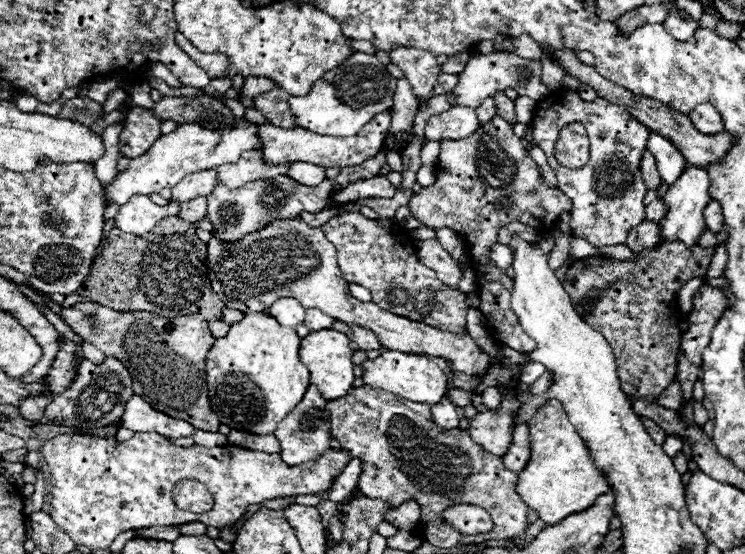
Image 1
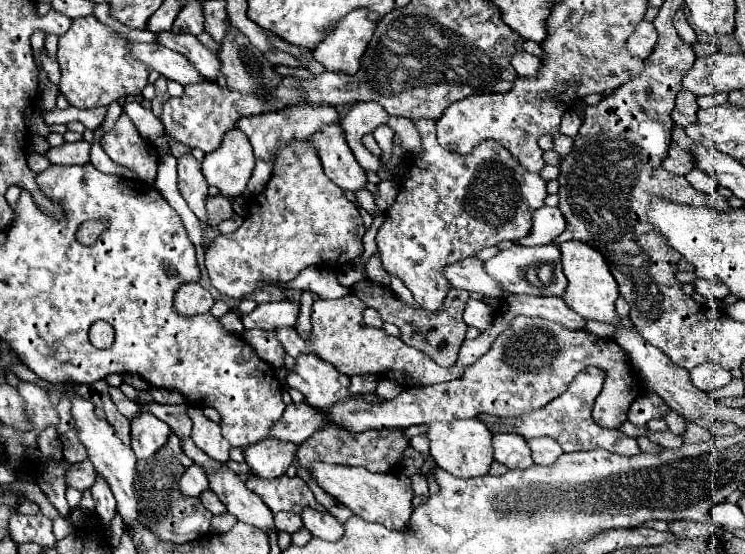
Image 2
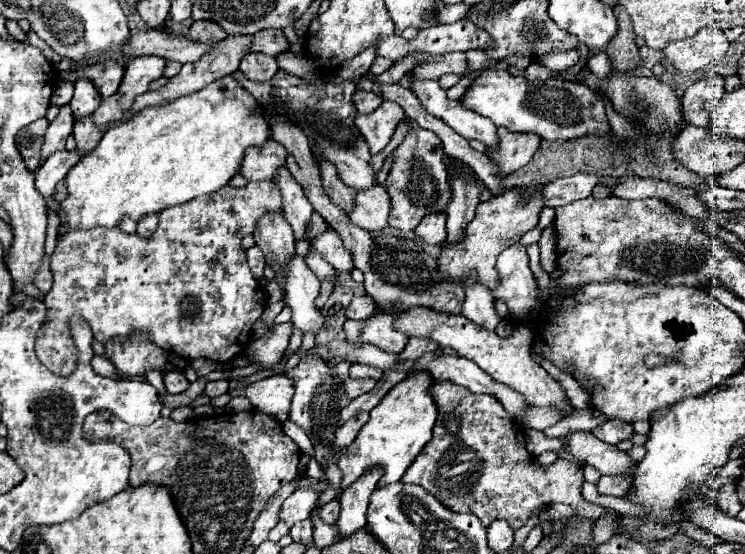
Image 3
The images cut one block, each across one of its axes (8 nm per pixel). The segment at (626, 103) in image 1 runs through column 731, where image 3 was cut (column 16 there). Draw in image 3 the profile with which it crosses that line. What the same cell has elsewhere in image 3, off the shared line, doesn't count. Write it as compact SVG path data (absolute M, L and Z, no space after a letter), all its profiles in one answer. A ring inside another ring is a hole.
M40 118L36 122L32 122L30 126L22 128L16 134L16 148L26 164L28 170L36 170L38 168L38 160L40 160L40 148L44 142L44 132L48 128L48 120Z

